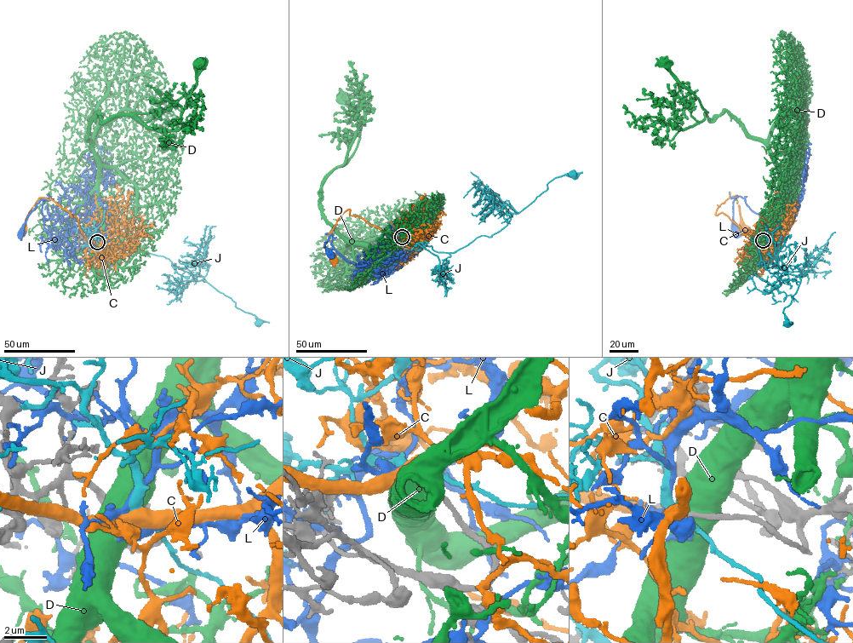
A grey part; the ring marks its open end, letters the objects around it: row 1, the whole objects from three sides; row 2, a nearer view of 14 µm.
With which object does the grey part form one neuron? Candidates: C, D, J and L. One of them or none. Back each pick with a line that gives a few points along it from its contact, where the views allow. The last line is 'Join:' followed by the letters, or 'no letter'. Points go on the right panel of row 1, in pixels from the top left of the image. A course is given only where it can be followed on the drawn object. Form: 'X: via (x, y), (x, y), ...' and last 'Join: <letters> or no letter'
C: via (763, 240), (741, 229), (722, 212), (716, 215), (718, 208), (729, 198), (736, 196), (745, 229)
Join: C

